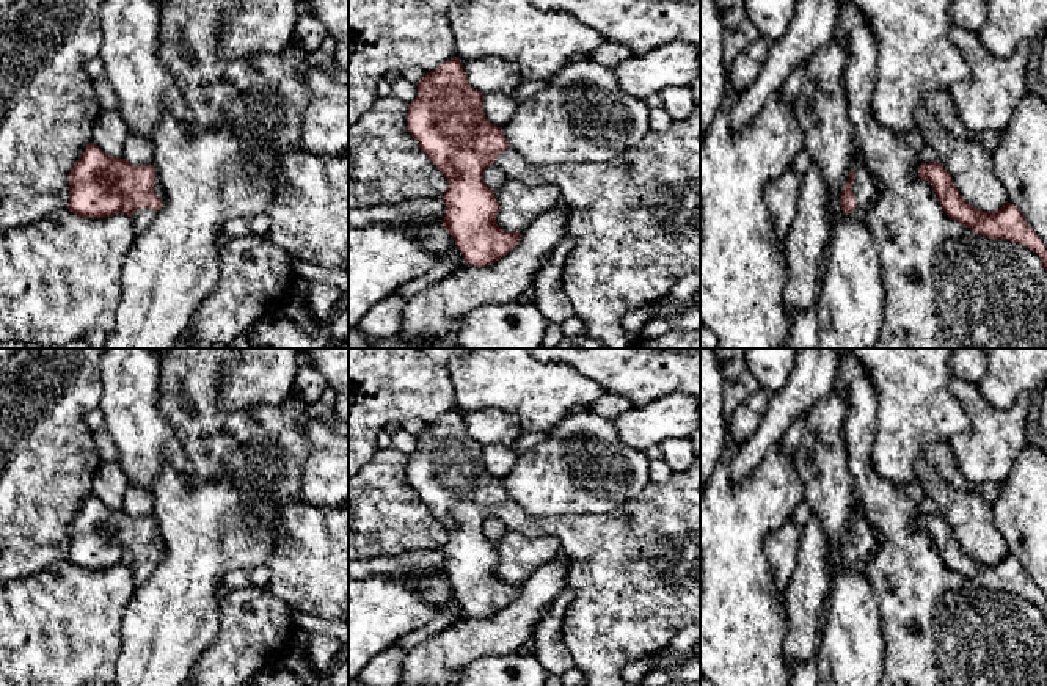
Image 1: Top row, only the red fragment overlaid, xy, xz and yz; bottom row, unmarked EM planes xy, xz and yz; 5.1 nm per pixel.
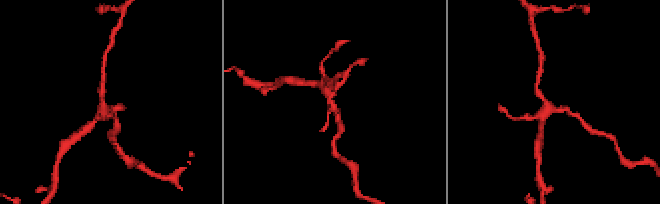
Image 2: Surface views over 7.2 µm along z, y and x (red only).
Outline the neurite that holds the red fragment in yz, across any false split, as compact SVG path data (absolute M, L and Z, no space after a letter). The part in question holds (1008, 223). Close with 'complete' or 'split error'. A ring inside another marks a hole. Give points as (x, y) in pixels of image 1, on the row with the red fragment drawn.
M939 162L921 163L918 177L932 185L943 212L950 218L965 224L980 235L1025 245L1039 256L1047 270L1047 250L1014 204L1008 203L994 212L983 212L973 207L962 199L950 173Z; complete

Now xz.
M460 58L427 72L416 86L407 129L449 181L441 223L466 265L494 264L521 237L496 223L499 204L483 182L483 170L496 163L509 179L529 185L554 184L571 209L567 234L575 246L562 265L562 287L575 316L584 323L584 336L600 341L603 348L629 348L639 336L623 330L622 317L659 301L681 278L700 275L700 69L691 85L694 110L686 119L673 121L661 132L650 130L639 144L607 162L560 165L529 165L509 146L502 127L485 116L483 94L468 83Z; split error

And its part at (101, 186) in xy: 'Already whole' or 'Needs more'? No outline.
Needs more

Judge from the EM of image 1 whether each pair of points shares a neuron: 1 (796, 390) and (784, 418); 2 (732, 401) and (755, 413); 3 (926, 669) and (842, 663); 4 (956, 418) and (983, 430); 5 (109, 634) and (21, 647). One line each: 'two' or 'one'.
1: one
2: two
3: two
4: two
5: one

